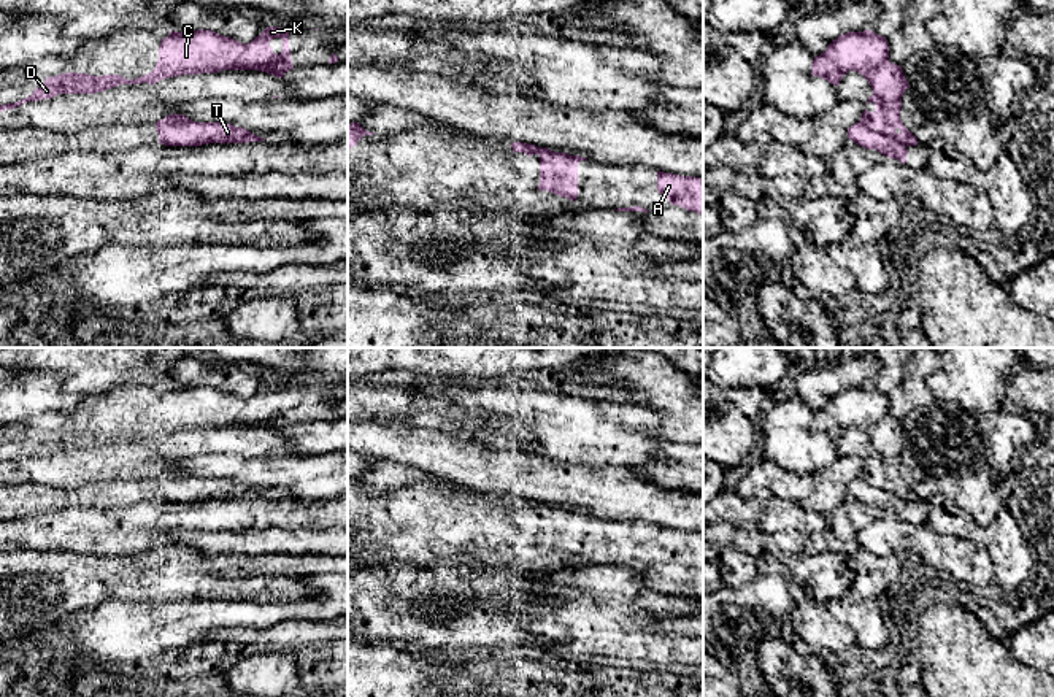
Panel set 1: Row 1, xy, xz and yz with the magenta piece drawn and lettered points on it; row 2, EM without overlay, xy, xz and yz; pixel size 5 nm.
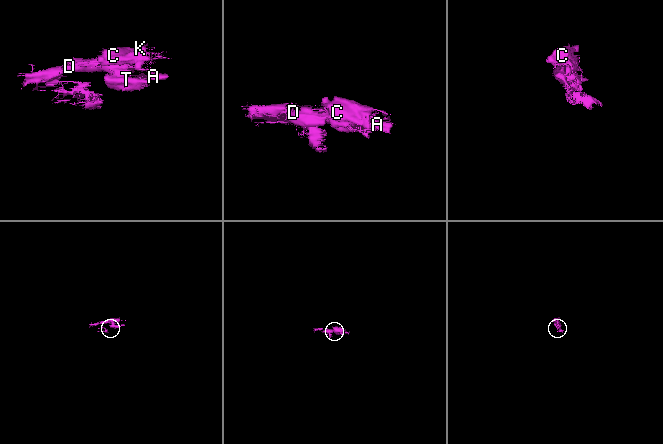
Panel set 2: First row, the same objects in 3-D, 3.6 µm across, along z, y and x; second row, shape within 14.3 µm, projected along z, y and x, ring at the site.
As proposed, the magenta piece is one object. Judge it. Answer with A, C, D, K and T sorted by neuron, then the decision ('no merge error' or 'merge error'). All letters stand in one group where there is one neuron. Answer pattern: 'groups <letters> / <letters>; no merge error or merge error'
groups A C D K / T; merge error

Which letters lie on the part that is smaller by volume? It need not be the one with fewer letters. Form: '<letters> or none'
T

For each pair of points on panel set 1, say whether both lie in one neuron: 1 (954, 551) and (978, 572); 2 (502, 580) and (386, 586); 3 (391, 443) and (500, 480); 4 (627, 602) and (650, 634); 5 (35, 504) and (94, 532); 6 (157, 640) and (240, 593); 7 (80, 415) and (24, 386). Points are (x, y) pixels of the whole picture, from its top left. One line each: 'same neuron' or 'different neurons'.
1: same neuron
2: same neuron
3: same neuron
4: same neuron
5: different neurons
6: different neurons
7: different neurons

